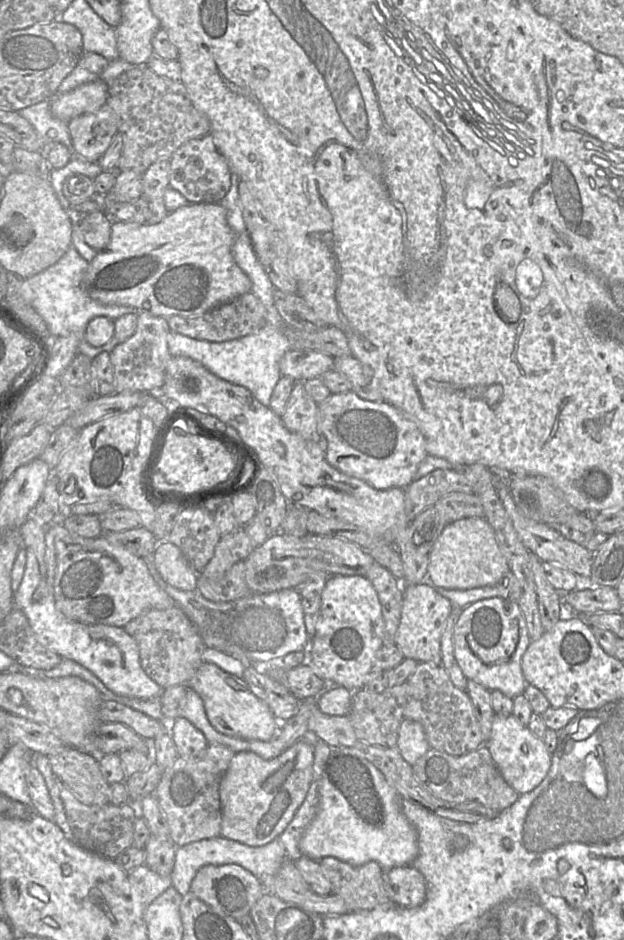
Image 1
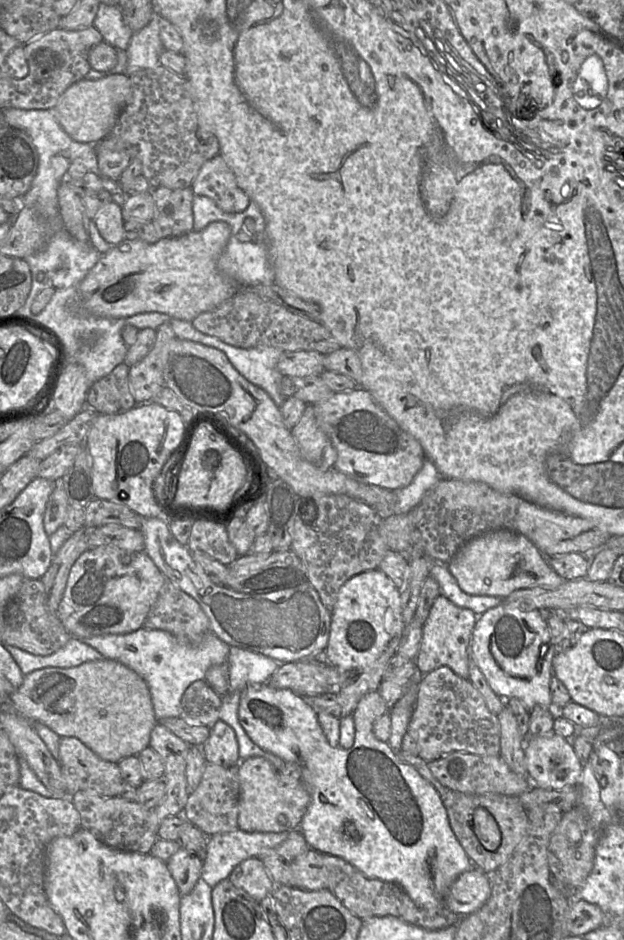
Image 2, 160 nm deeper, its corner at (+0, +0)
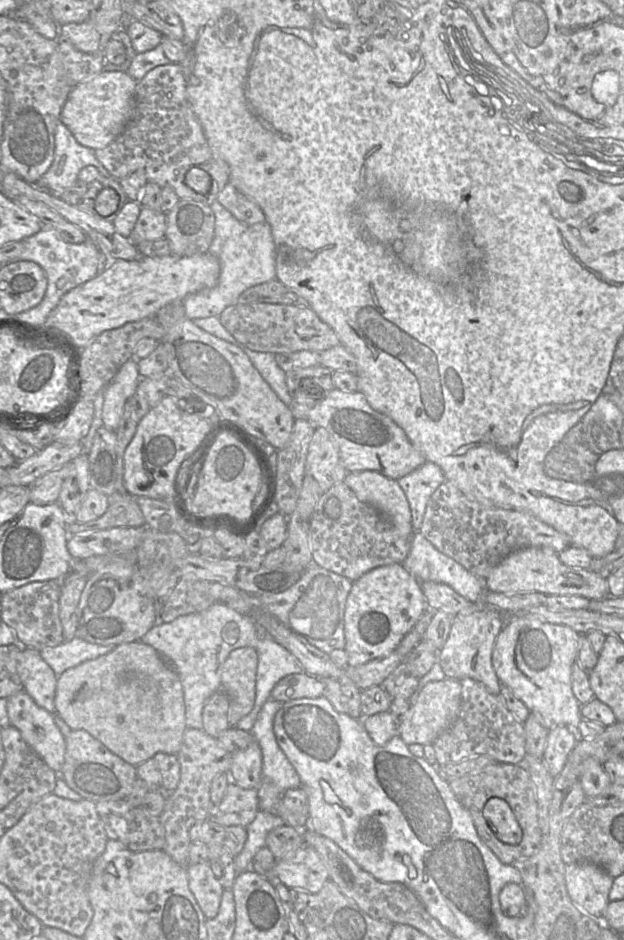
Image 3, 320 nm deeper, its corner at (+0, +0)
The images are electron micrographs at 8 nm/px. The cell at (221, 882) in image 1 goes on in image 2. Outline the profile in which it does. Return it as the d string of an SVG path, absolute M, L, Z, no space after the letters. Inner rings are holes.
M259 857L242 861L233 869L228 880L236 888L242 889L258 901L270 894L277 886Z

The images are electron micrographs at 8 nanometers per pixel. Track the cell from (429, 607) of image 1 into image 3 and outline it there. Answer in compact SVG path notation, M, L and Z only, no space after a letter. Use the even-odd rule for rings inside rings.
M496 611L455 615L448 639L437 652L436 663L439 663L446 678L457 680L471 678L483 684L491 694L498 695L502 684L492 665L492 652L495 640L505 622L502 615Z

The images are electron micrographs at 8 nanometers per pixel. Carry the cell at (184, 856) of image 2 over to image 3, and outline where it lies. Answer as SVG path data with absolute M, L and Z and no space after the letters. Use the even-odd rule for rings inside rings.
M208 862L186 867L189 889L207 919L214 918L220 907L224 888L215 877Z

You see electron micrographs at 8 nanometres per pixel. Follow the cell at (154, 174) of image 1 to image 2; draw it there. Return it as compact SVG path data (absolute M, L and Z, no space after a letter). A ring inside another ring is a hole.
M155 187L152 191L155 203L154 220L162 227L171 229L173 236L178 237L193 231L193 210L192 203L194 193L190 188L185 189L169 189L166 187Z

